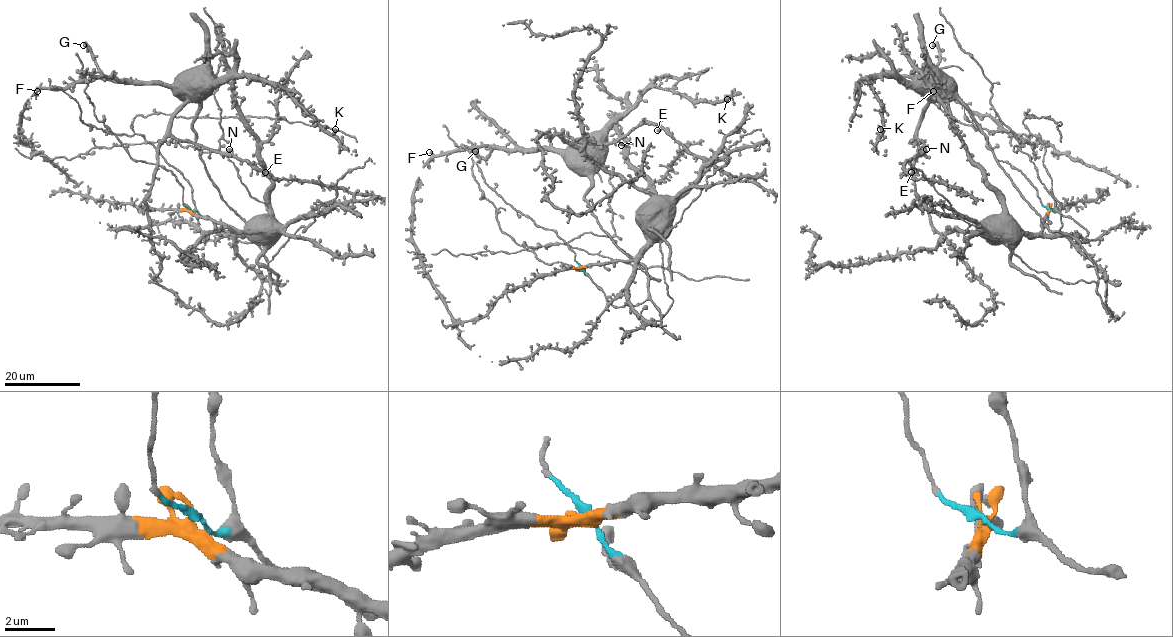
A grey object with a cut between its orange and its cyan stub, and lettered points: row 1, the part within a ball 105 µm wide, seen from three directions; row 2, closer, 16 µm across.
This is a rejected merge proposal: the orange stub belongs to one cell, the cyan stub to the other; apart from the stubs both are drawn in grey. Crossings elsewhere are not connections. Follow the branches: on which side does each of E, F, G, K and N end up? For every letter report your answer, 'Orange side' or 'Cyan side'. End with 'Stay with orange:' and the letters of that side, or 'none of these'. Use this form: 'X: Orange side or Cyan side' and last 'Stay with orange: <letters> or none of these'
E: Cyan side
F: Cyan side
G: Cyan side
K: Cyan side
N: Cyan side
Stay with orange: none of these

